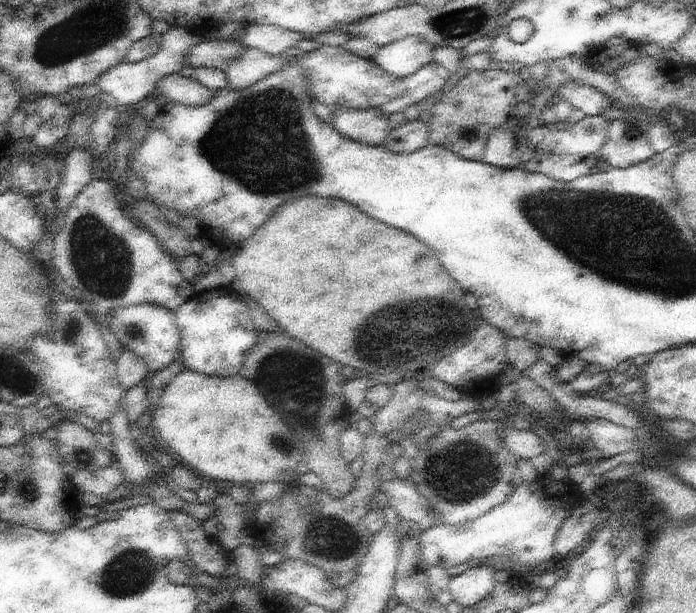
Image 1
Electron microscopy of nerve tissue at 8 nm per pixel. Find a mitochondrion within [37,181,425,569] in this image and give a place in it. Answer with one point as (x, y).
(102, 262)

